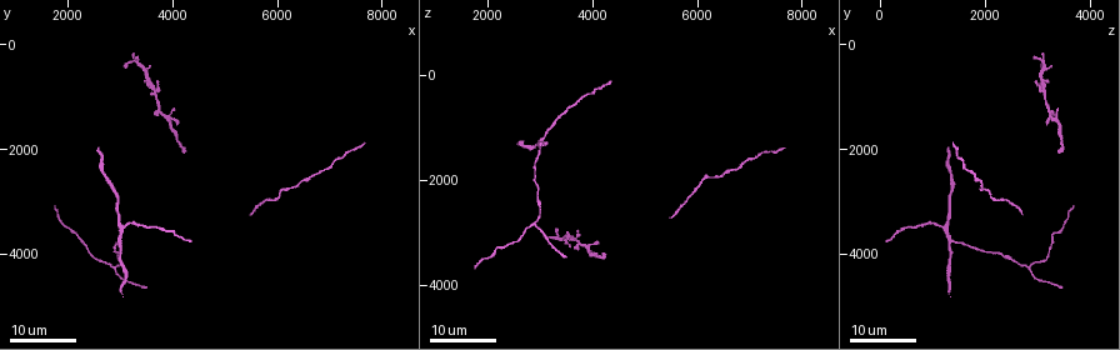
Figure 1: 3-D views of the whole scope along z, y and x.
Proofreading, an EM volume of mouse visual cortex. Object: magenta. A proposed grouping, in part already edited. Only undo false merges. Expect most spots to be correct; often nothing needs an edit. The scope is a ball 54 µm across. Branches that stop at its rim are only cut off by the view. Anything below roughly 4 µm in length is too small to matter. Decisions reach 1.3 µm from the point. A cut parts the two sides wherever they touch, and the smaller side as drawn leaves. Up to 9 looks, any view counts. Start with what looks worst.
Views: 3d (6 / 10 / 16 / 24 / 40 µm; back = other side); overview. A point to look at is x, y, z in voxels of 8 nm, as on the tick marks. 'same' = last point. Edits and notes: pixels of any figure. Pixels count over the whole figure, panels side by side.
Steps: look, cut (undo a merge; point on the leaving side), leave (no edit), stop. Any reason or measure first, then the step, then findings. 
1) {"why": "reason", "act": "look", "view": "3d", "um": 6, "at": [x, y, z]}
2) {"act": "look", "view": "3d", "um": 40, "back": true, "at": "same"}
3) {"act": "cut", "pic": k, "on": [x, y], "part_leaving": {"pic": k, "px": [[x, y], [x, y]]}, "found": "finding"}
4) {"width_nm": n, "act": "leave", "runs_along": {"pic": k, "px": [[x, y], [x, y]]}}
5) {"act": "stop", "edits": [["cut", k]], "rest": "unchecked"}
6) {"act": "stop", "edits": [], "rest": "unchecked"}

{"why": "arms part here", "act": "look", "view": "3d", "um": 24, "at": [2850, 4250, 2800]}

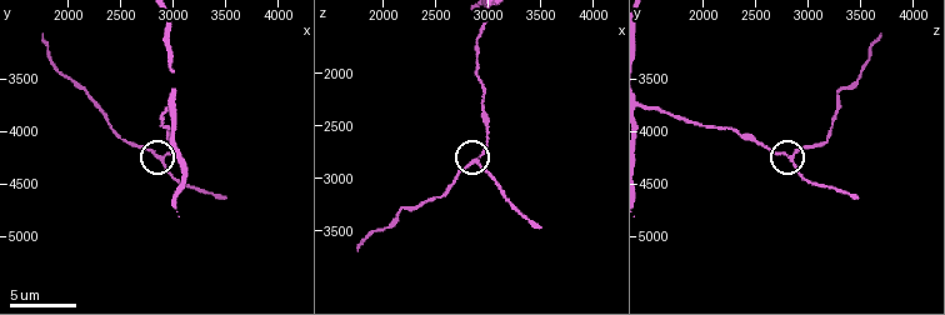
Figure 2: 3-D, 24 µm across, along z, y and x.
{"act": "look", "view": "3d", "um": 10, "at": [2860, 4260, 2840]}

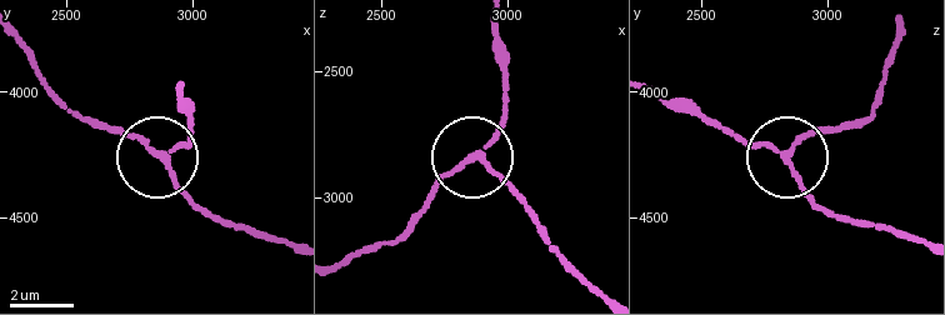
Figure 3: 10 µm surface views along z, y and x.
{"side_arm_um": 17, "arms": 3, "act": "leave", "found": "all the same cell"}

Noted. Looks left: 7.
{"why": "looks like a crossing", "act": "look", "view": "3d", "um": 24, "at": [3550, 800, 3050]}

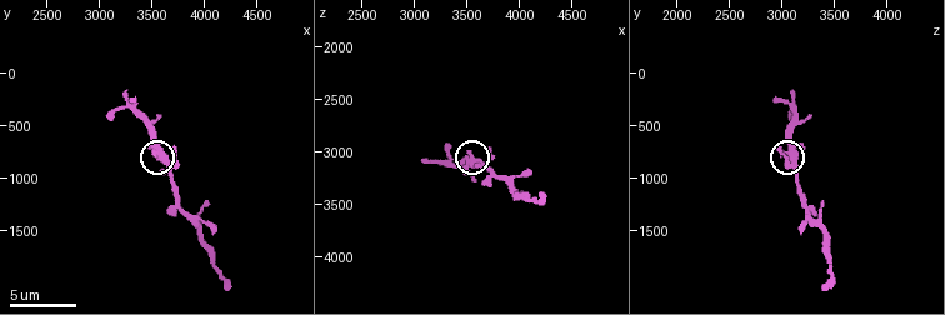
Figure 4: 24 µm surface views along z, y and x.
{"act": "look", "view": "3d", "um": 10, "at": [3600, 740, 3120]}

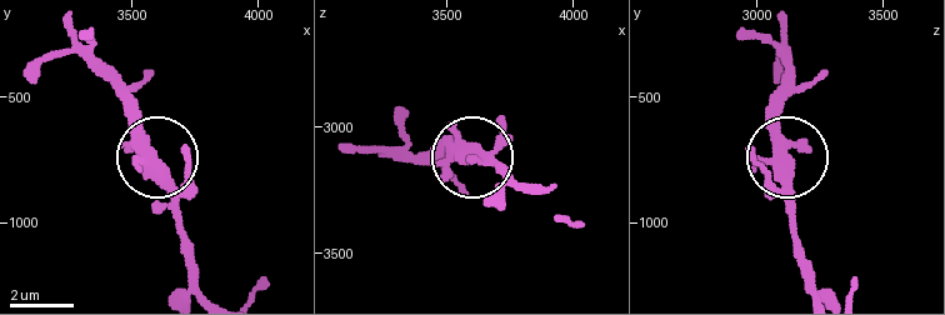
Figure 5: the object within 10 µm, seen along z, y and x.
{"act": "leave", "found": "one cell here"}

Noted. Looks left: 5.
{"why": "calibre changes", "act": "look", "view": "3d", "um": 24, "at": [6400, 2650, 1950]}

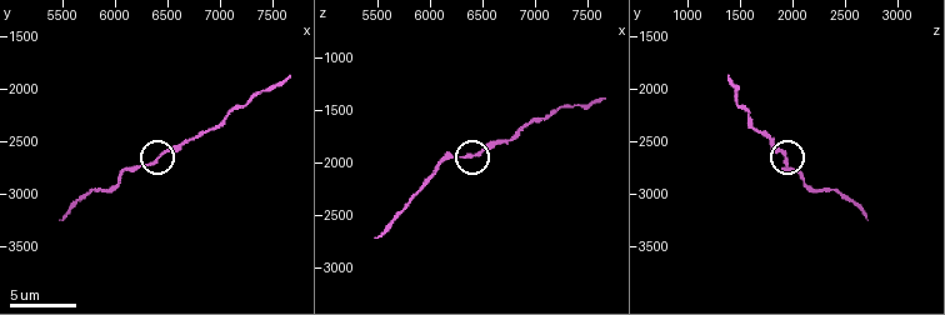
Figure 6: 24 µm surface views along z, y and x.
{"why": "zoom in", "act": "look", "view": "3d", "um": 10, "at": [6440, 2640, 1940]}

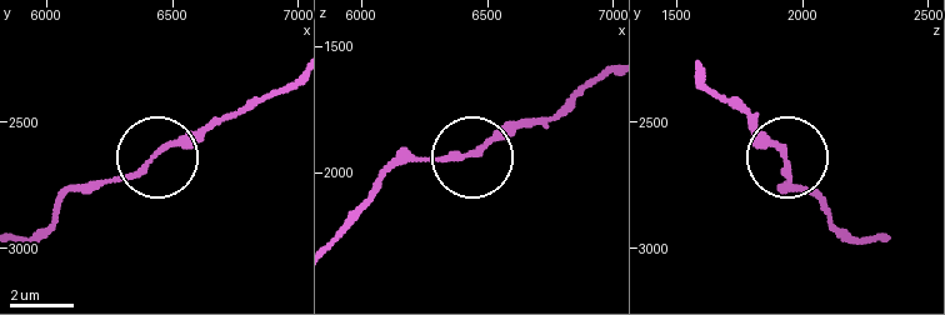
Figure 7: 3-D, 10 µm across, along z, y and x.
{"act": "leave", "found": "continuous, no second cell"}

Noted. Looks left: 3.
{"why": "narrows sharply", "act": "look", "view": "3d", "um": 10, "at": [4100, 1820, 3440]}

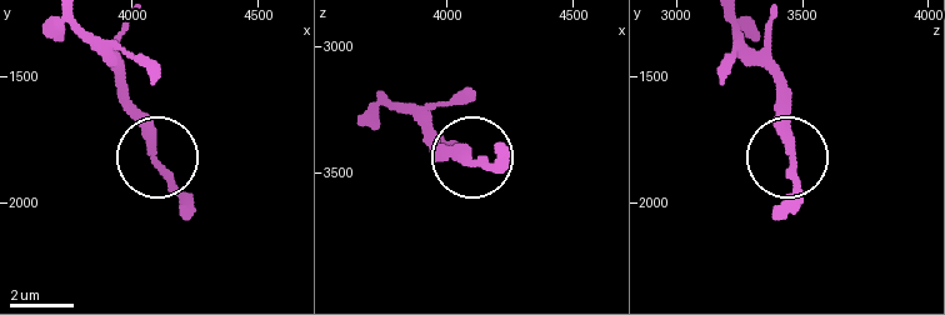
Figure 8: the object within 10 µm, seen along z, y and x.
{"width_nm": 220, "act": "leave", "found": "continuous, no second cell"}

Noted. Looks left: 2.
{"act": "stop", "edits": [], "rest": "unchecked"}

